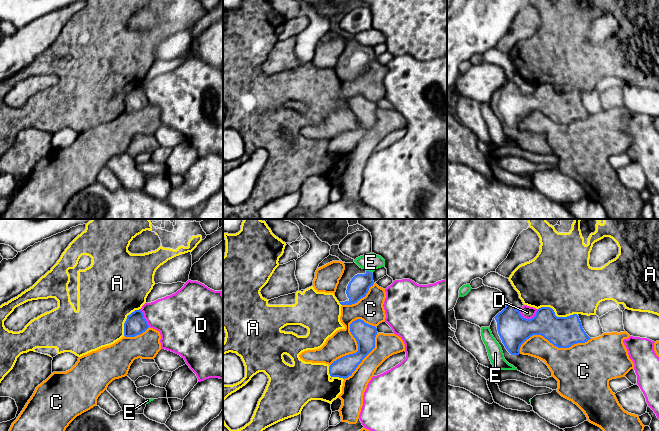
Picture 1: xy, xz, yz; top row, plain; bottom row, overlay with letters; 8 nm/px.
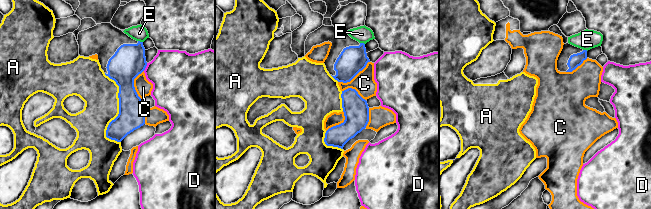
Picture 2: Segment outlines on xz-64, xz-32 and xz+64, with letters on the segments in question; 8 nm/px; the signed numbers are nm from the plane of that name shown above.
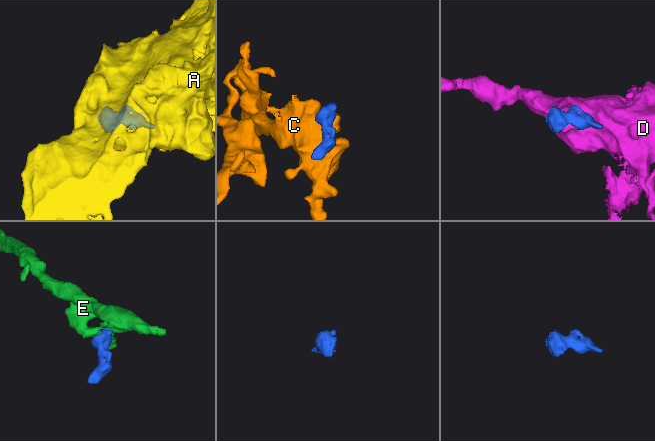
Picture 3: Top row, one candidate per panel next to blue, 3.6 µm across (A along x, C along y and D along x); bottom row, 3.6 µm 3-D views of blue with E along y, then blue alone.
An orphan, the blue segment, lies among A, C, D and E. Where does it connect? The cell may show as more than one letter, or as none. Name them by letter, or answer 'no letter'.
C

